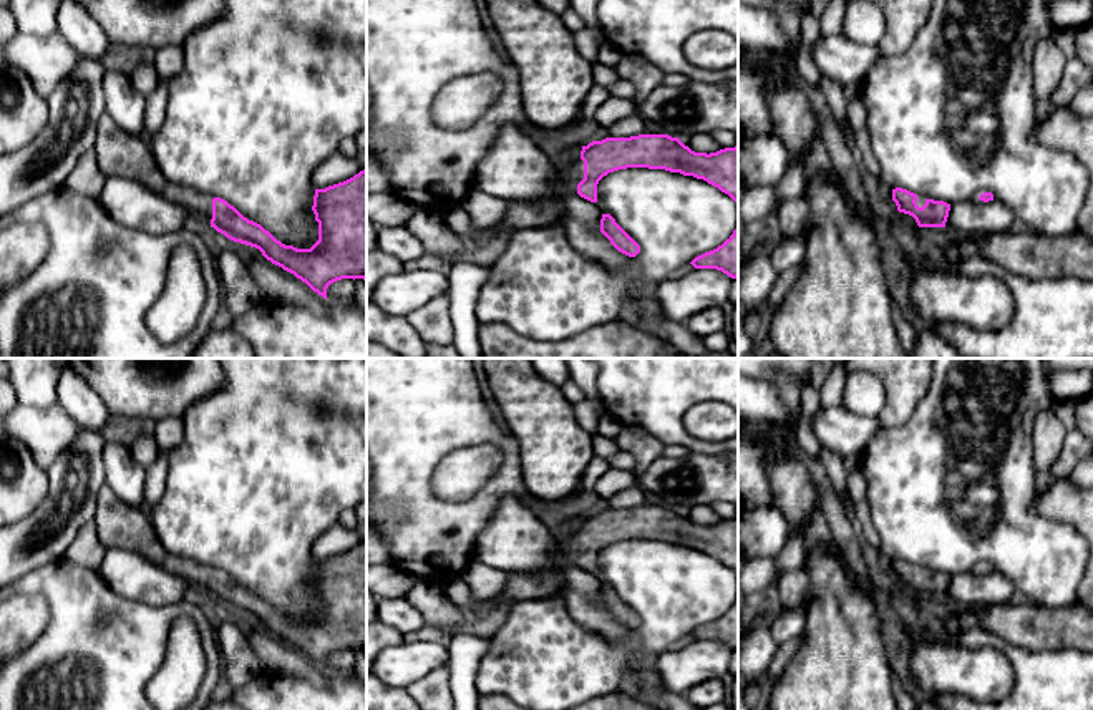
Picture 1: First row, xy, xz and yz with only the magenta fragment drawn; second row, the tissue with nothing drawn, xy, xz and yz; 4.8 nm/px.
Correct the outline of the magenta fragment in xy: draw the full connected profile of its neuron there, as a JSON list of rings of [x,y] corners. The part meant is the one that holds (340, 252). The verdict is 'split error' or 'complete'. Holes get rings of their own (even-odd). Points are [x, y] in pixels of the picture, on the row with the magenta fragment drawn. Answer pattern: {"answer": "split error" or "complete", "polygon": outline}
{"answer": "split error", "polygon": [[[108,114],[98,119],[93,151],[106,178],[131,174],[161,197],[187,207],[227,239],[259,249],[267,260],[323,299],[337,280],[367,280],[367,169],[343,182],[315,189],[312,211],[318,222],[318,241],[310,249],[297,249],[277,241],[227,201],[171,182],[144,139],[123,131]]]}

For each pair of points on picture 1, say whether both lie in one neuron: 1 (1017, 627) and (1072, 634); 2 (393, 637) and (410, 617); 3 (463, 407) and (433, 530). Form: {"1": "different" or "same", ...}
{"1": "same", "2": "different", "3": "same"}

